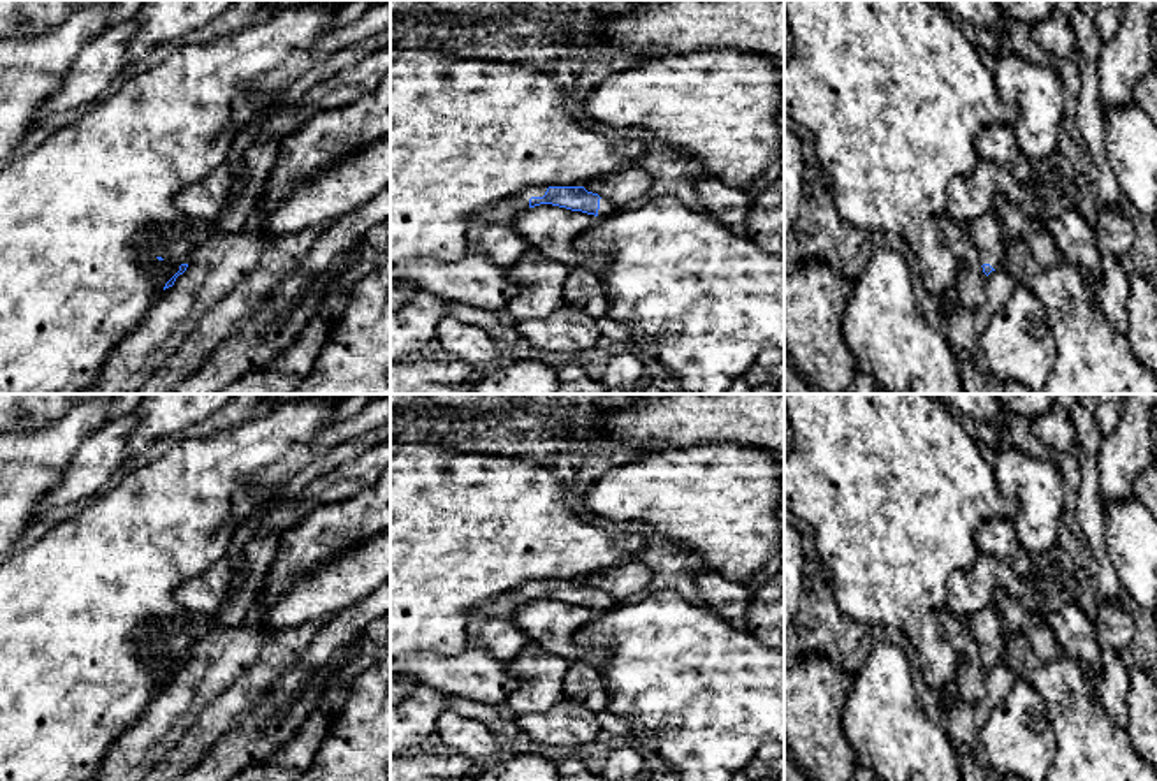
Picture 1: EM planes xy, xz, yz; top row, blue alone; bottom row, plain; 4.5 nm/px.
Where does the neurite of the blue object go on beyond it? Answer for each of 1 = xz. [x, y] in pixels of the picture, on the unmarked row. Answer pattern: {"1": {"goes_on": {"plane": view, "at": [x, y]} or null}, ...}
{"1": {"goes_on": {"plane": "xz", "at": [507, 604]}}}

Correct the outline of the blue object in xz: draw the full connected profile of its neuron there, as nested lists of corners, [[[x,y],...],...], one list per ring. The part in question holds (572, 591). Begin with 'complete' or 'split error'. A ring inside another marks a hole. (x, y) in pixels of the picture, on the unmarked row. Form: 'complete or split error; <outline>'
split error; [[[531,580],[522,588],[510,589],[496,598],[473,609],[473,617],[506,617],[512,619],[515,612],[528,602],[540,598],[552,598],[571,605],[594,609],[598,614],[608,612],[617,607],[617,602],[587,586],[584,580]]]

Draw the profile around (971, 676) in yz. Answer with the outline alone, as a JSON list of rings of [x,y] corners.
[[[948,612],[942,616],[942,624],[946,639],[958,654],[958,668],[953,684],[960,700],[978,712],[986,693],[986,668],[983,667],[979,647],[967,628],[965,617],[957,617]]]

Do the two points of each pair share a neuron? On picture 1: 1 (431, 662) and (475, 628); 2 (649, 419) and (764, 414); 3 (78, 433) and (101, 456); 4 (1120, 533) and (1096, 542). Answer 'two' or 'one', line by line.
1: two
2: one
3: two
4: two

